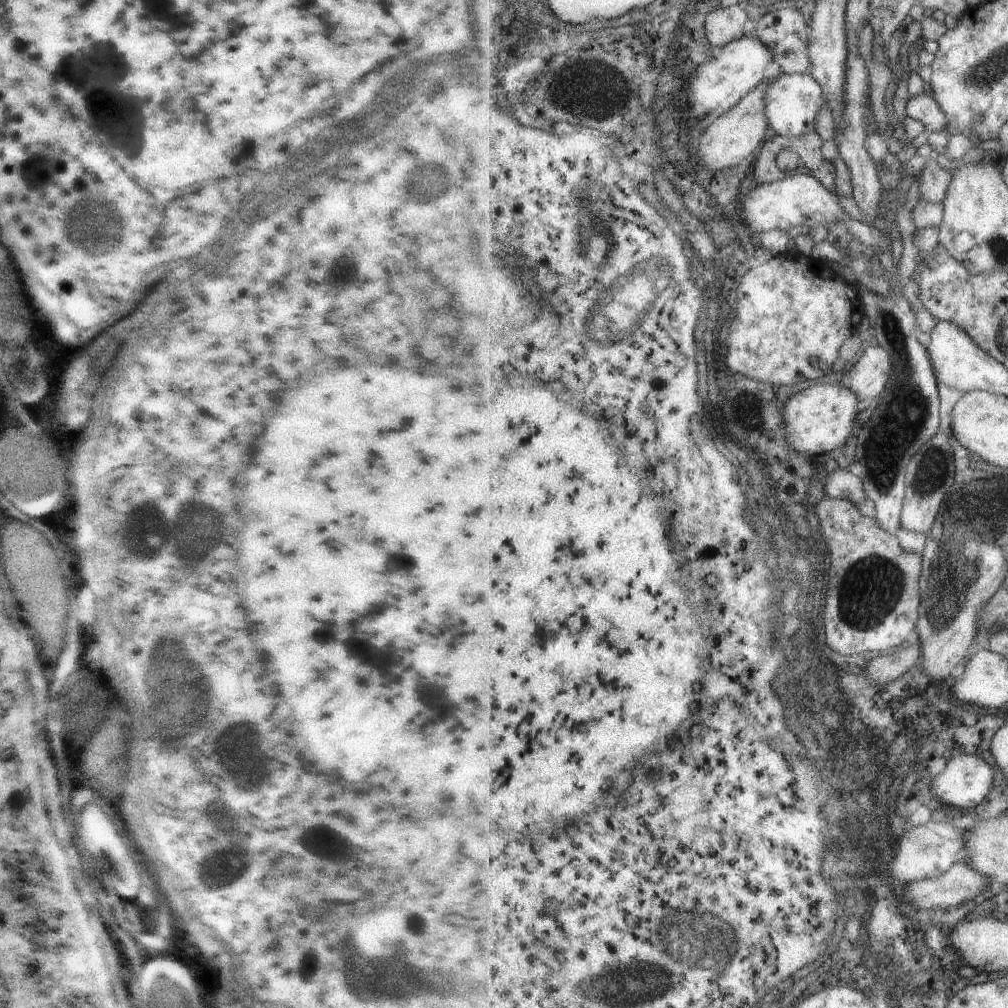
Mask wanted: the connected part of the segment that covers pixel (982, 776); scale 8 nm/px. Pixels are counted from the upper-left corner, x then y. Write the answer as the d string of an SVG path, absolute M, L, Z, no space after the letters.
M959 754L949 760L943 771L933 778L931 790L937 798L941 798L941 802L945 802L948 806L957 807L957 809L976 808L993 790L995 778L997 778L995 764L975 754Z

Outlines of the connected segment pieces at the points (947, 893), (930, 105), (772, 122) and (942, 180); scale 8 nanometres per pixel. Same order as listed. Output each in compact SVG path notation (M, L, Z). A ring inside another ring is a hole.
M964 855L945 874L911 883L907 898L917 908L952 909L977 898L990 885L989 878L969 866Z
M927 92L910 98L906 106L907 116L919 119L927 131L945 134L947 132L947 118L941 112L937 100Z
M809 72L783 73L773 84L769 84L765 97L765 110L772 133L789 138L801 138L816 131L817 118L825 106L825 96L823 88Z
M928 159L927 164L920 172L920 198L927 202L943 203L947 198L949 184L955 176L954 168L945 169L937 162Z

